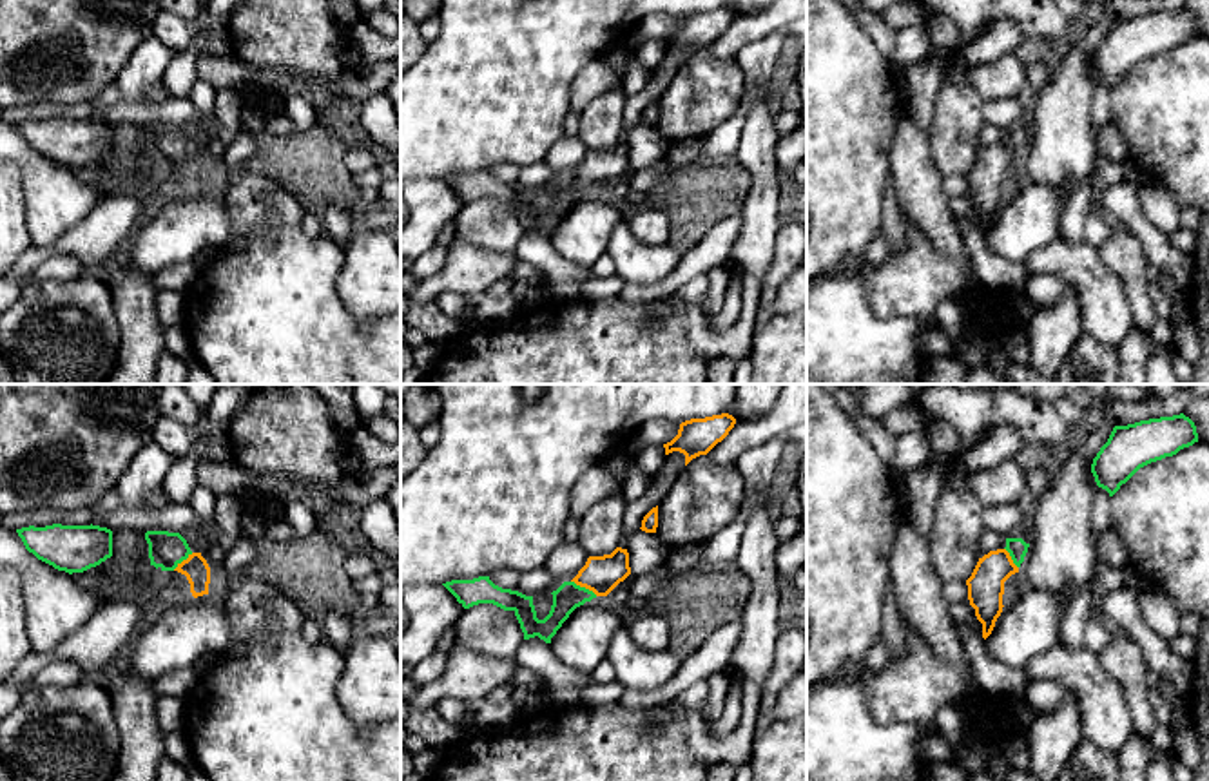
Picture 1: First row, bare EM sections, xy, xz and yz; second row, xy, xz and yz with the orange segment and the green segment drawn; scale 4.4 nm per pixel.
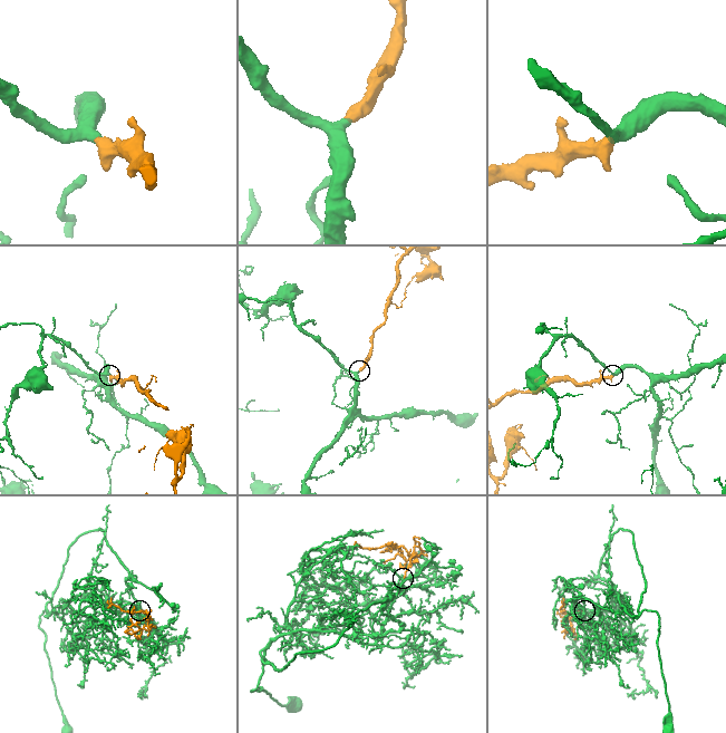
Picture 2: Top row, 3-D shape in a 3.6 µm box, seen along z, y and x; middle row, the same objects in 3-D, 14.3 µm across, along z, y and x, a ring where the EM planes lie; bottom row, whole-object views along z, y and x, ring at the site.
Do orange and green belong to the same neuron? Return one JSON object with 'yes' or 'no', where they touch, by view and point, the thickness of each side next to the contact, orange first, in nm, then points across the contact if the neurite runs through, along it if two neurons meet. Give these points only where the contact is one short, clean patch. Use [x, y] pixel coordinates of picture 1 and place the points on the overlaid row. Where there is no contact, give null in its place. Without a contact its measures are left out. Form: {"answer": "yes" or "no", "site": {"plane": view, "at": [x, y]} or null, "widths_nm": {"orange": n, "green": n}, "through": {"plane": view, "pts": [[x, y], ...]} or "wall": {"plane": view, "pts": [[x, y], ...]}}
{"answer": "yes", "site": {"plane": "xz", "at": [584, 586]}, "widths_nm": {"orange": 160, "green": 120}, "through": {"plane": "xz", "pts": [[600, 575], [584, 586], [568, 597]]}}

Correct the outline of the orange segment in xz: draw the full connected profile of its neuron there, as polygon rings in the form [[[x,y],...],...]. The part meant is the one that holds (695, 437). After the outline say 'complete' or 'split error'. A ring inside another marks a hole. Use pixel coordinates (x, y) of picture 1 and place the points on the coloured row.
[[[729,413],[685,420],[680,424],[678,435],[663,444],[665,455],[680,451],[685,455],[687,466],[692,458],[707,455],[718,442],[721,442],[734,424],[736,419]]]; complete

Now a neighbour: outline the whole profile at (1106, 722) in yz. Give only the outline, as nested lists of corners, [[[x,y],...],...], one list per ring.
[[[1053,645],[1024,669],[1028,680],[1057,680],[1077,698],[1084,738],[1097,748],[1118,756],[1136,736],[1122,685],[1106,672],[1098,654]]]

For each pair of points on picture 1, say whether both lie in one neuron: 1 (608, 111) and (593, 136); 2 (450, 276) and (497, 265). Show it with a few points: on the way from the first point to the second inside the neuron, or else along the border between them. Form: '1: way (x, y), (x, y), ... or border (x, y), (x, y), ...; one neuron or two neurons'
1: way (602, 116), (599, 131); one neuron
2: way (461, 274), (486, 267); one neuron

